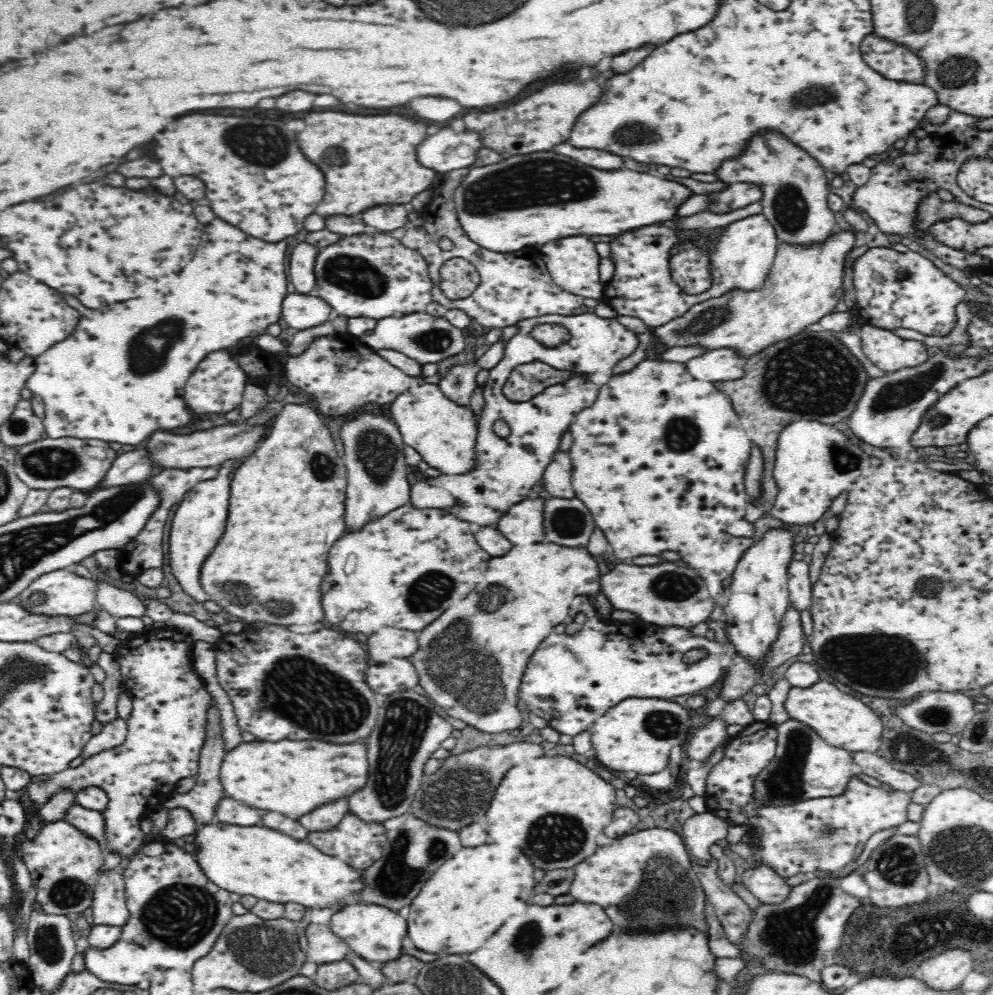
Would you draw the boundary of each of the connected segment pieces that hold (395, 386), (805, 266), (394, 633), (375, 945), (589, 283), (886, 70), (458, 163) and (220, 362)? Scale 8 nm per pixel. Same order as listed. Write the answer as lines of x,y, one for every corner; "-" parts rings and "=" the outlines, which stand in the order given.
350,332
334,336
324,335
316,337
308,344
308,348
305,349
304,353
294,356
294,358
289,358
285,365
285,377
292,384
296,384
300,390
308,392
316,400
318,410
322,414
328,414
328,419
332,416
336,416
336,418
338,416
356,416
358,410
362,410
370,402
374,402
374,404
388,404
400,392
404,393
404,390
408,390
408,384
412,380
408,374
395,368
392,364
383,360
382,357
377,356
375,351
362,343
361,338
=
841,229
832,232
824,243
811,247
805,244
779,244
773,265
762,288
742,291
732,288
723,296
704,300
692,306
682,316
656,327
654,336
662,346
701,344
710,351
735,348
740,357
748,358
764,348
792,338
808,324
832,313
843,298
842,277
846,255
854,248
854,232
=
393,627
382,628
369,635
364,645
372,663
383,664
392,659
408,659
419,648
417,634
=
373,903
346,904
330,917
328,925
334,934
348,944
350,950
370,962
388,963
388,960
398,959
402,952
402,940
408,934
406,920
402,916
396,911
=
568,236
563,239
552,241
539,248
539,253
552,275
554,282
566,292
584,298
603,298
605,285
599,279
600,257
596,251
596,243
588,236
=
872,33
864,36
860,44
860,55
874,71
897,81
924,84
924,62
919,56
904,56
900,48
888,48
888,44
876,44
=
465,127
458,132
452,128
442,128
420,144
418,160
422,166
432,168
442,178
456,168
470,168
482,148
484,144
481,144
477,132
=
222,349
222,352
208,354
190,376
185,385
183,396
188,408
194,414
204,416
211,413
226,414
235,408
239,408
249,378
248,374
234,360
232,353
233,351

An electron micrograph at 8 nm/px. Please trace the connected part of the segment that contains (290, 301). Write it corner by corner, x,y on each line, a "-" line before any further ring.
288,293
281,307
286,324
296,330
318,326
334,315
333,308
316,293

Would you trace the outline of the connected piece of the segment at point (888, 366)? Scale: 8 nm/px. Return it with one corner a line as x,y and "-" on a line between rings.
864,324
858,333
866,357
886,373
916,368
930,357
923,342
902,339
888,329

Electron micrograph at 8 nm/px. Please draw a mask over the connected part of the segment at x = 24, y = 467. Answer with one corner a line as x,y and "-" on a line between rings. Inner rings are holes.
73,436
38,439
30,444
16,448
15,471
20,479
32,490
46,490
50,492
61,487
69,487
71,490
90,492
100,487
107,470
117,457
117,452
110,447
109,443
97,438
74,438

